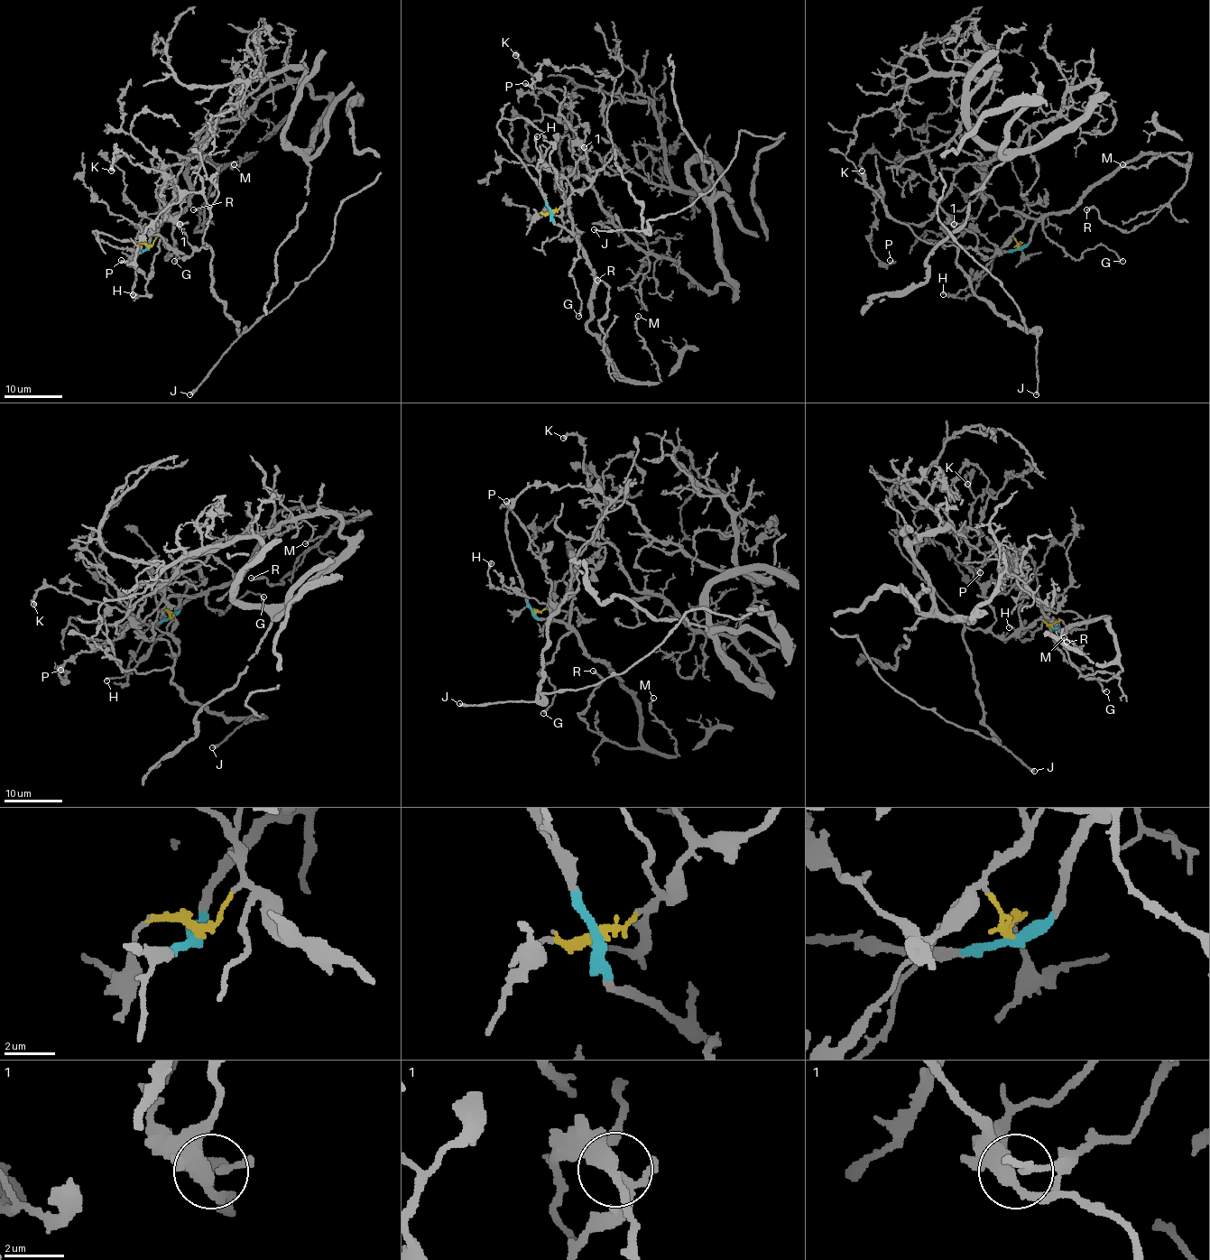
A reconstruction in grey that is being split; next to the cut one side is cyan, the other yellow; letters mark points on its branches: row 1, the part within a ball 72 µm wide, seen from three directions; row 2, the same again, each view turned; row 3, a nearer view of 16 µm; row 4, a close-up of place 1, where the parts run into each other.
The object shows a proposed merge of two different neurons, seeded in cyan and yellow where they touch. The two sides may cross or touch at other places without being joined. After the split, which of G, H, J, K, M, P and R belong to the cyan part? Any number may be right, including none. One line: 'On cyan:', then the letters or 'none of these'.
On cyan: G, H, M, R

